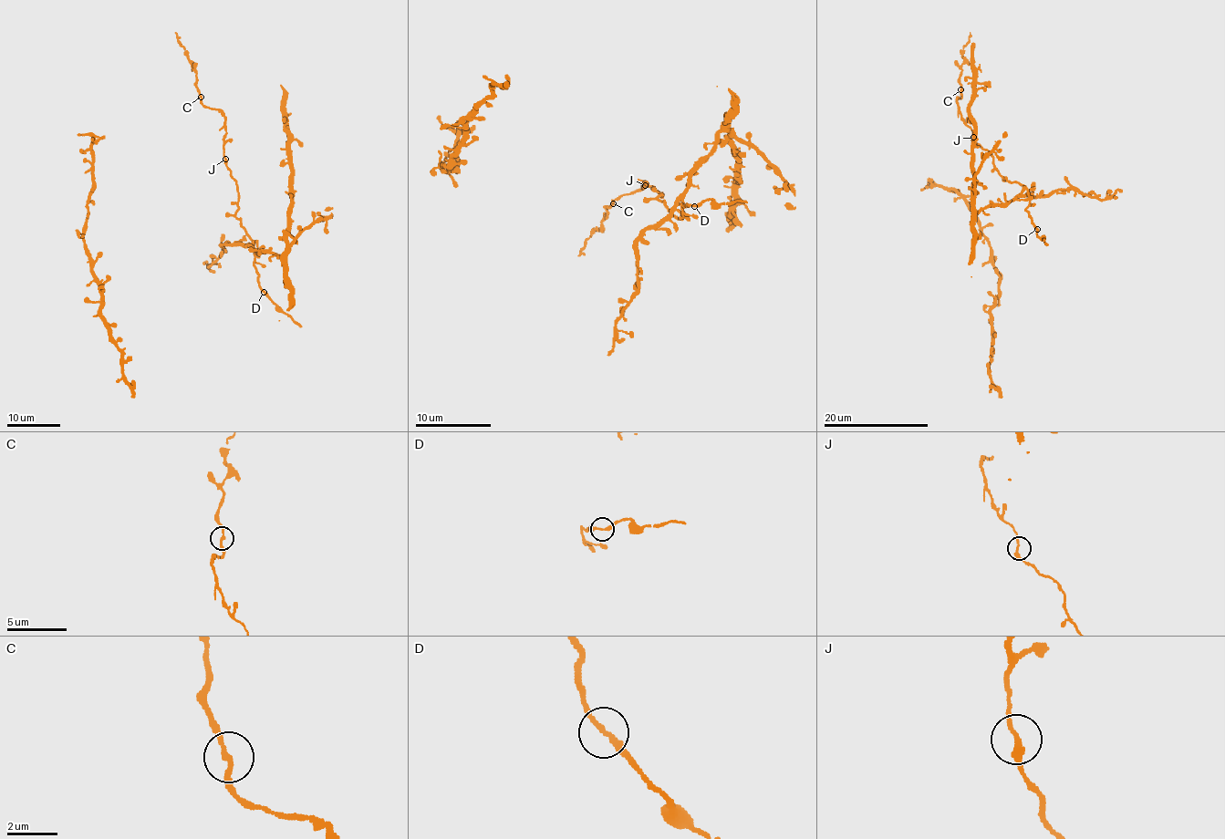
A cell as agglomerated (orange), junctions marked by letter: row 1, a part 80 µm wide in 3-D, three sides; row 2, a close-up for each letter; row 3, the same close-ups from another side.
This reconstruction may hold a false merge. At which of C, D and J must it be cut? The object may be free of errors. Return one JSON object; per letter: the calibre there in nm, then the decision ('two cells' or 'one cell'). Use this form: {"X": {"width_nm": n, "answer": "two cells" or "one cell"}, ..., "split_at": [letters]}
{"C": {"width_nm": 200, "answer": "one cell"}, "D": {"width_nm": 190, "answer": "one cell"}, "J": {"width_nm": 220, "answer": "one cell"}, "split_at": []}

